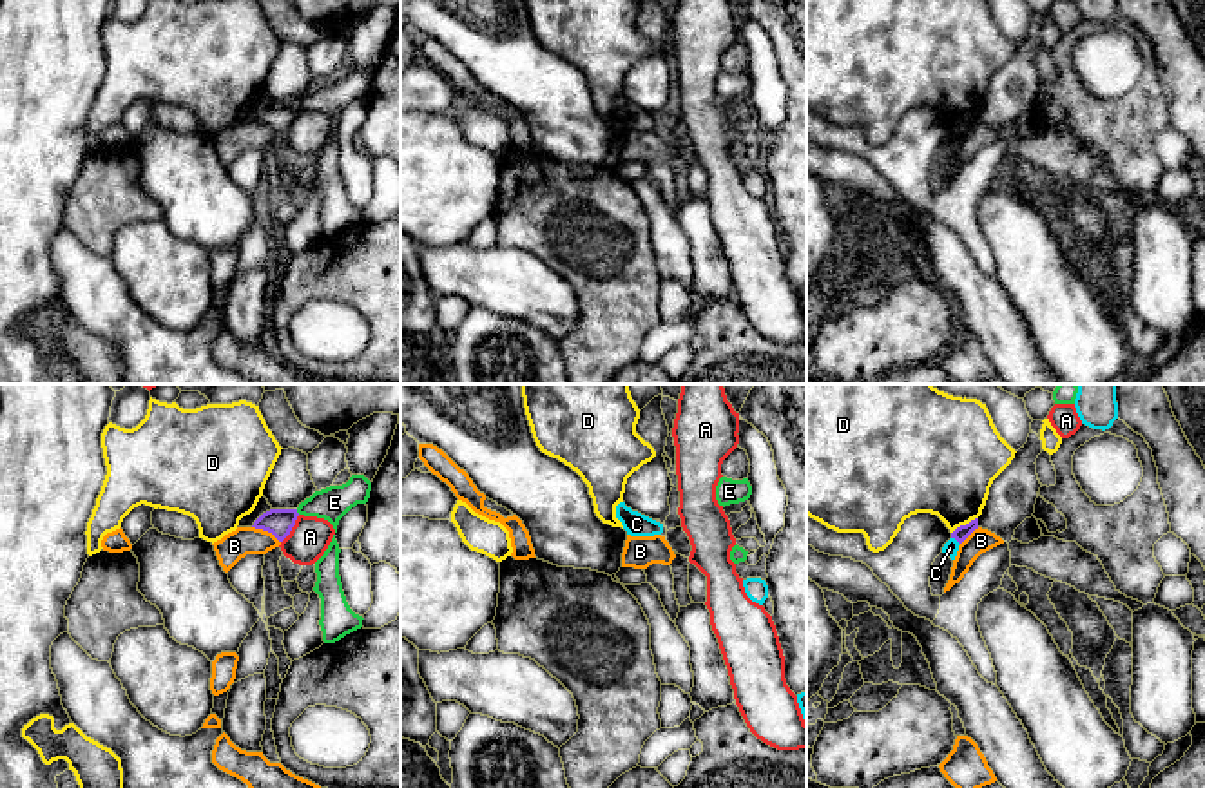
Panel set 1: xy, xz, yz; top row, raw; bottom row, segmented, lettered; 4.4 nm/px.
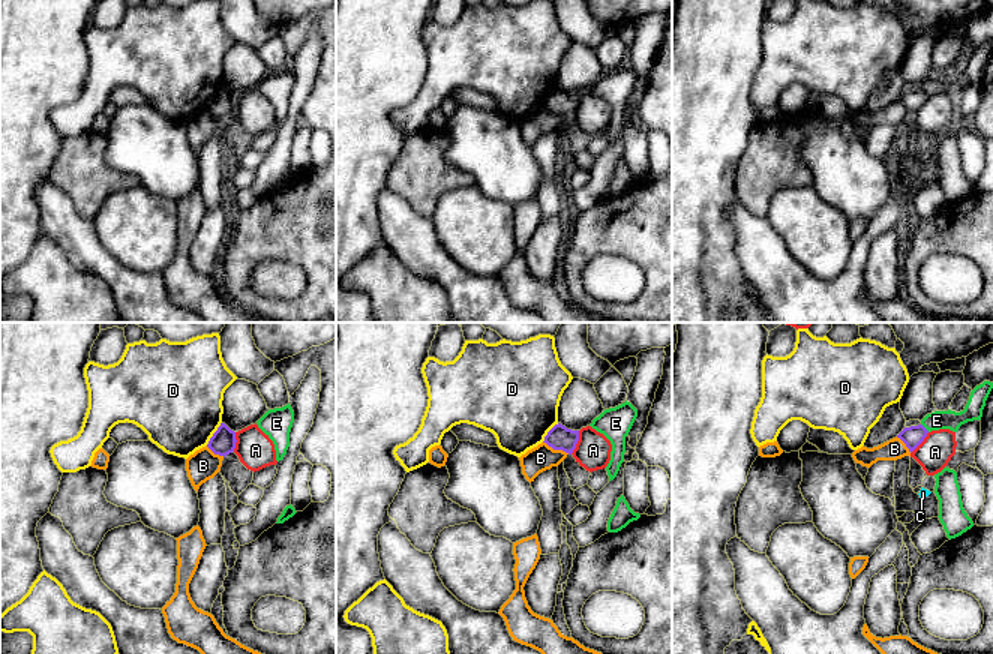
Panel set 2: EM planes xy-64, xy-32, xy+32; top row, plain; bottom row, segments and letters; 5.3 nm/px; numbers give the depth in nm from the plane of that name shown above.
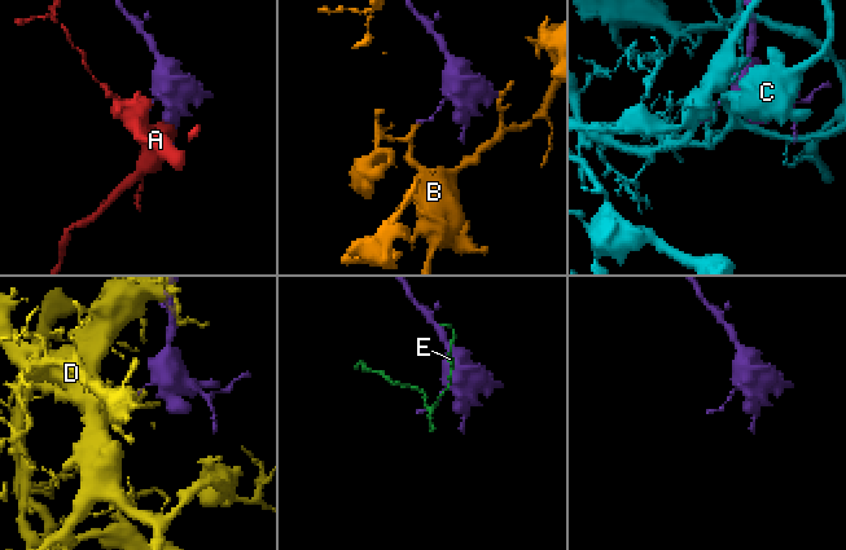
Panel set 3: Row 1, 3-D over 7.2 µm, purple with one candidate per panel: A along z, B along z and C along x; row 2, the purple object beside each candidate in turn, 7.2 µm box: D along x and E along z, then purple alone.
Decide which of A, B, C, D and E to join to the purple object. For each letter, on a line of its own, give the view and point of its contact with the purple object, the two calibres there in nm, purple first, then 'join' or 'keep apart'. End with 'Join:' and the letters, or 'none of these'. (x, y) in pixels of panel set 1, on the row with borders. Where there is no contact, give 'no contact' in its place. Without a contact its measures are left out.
A: xy (290, 529) | 120/180 nm | keep apart
B: xy (267, 529) | 120/130 nm | keep apart
C: yz (955, 539) | 70/70 nm | keep apart
D: yz (966, 524) | 70/400 nm | keep apart
E: xy (296, 511) | 120/150 nm | keep apart
Join: none of these

